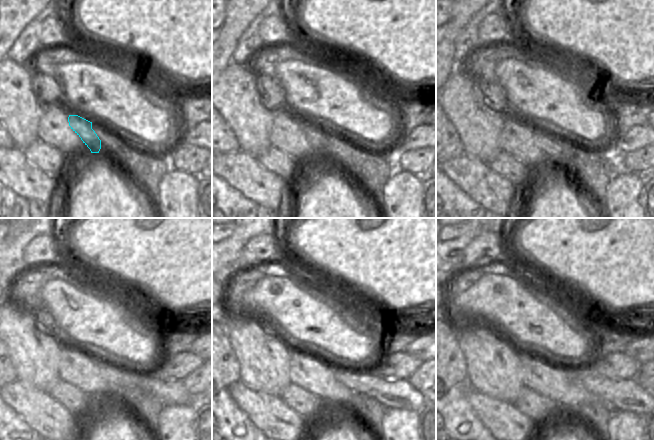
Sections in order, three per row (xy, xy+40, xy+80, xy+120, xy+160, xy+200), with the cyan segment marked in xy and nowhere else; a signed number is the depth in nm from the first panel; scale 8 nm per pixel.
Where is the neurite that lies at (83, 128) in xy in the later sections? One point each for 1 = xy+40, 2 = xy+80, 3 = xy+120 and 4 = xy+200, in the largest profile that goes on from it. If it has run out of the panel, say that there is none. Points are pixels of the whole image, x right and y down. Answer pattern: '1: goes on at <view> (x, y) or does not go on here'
1: goes on at xy+40 (314, 135)
2: goes on at xy+80 (545, 141)
3: goes on at xy+120 (169, 392)
4: goes on at xy+200 (621, 394)

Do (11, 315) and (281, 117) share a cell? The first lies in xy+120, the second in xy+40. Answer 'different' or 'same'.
different

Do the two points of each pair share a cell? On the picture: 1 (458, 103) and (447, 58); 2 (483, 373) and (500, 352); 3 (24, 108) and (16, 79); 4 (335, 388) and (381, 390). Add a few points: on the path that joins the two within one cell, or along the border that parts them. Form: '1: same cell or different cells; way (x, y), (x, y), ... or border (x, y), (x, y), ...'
1: different cells; border (459, 69), (455, 70), (446, 81)
2: same cell; way (488, 368), (495, 357)
3: same cell; way (17, 101), (16, 86)
4: different cells; border (334, 371), (334, 376), (340, 382), (357, 392)

